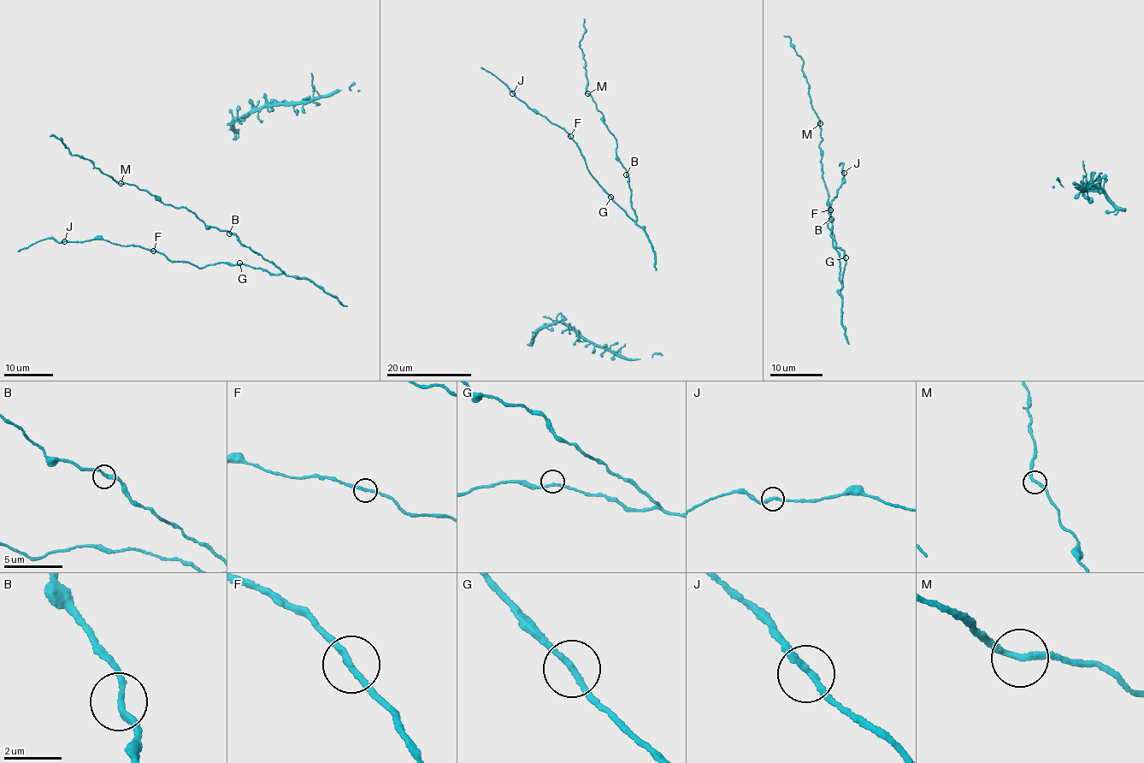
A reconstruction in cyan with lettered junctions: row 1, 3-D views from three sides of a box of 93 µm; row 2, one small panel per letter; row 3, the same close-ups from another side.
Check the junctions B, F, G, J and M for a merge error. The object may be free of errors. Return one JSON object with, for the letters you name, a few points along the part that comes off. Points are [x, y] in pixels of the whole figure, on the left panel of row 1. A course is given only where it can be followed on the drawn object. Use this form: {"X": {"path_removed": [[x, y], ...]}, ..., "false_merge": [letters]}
{"false_merge": []}

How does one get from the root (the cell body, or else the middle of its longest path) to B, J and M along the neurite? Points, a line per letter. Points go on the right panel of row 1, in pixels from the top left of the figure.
B: (846, 257), (840, 283), (840, 264), (831, 233), (831, 219)
J: (846, 257), (836, 245), (828, 223), (831, 200), (845, 181), (844, 173)
M: (846, 257), (840, 283), (840, 264), (831, 233), (829, 203), (822, 169), (819, 145), (822, 140), (819, 123)

